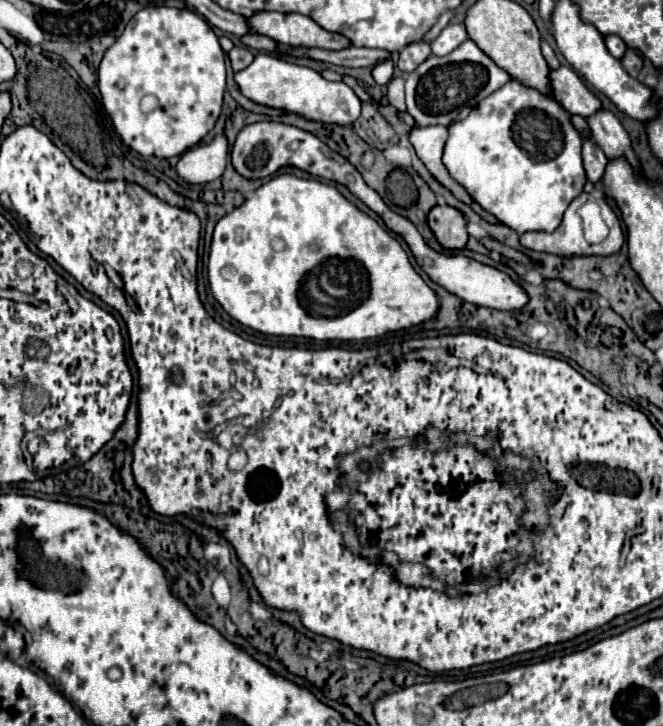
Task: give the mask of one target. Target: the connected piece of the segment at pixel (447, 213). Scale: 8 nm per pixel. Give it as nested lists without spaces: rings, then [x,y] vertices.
[[[435,206],[429,212],[429,228],[445,250],[461,250],[467,244],[465,218],[451,206]]]

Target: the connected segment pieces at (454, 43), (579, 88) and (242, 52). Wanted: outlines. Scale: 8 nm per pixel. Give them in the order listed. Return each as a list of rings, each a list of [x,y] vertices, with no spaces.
[[[449,24],[447,28],[443,28],[443,32],[439,34],[439,38],[431,44],[431,50],[435,56],[447,56],[449,52],[453,52],[457,46],[461,46],[467,40],[467,30],[461,24]]]
[[[567,66],[551,70],[551,88],[555,100],[571,114],[581,114],[585,118],[601,110],[601,100],[583,84],[583,80]]]
[[[235,46],[235,48],[229,52],[229,60],[231,60],[233,72],[245,70],[245,68],[253,62],[253,58],[255,58],[255,56],[253,56],[247,48],[243,48],[243,46]]]

